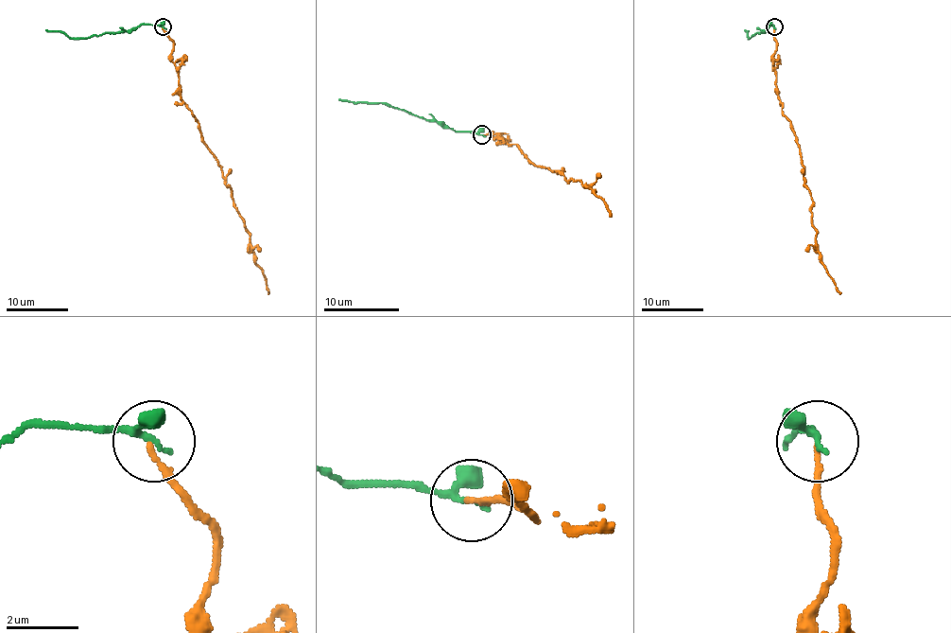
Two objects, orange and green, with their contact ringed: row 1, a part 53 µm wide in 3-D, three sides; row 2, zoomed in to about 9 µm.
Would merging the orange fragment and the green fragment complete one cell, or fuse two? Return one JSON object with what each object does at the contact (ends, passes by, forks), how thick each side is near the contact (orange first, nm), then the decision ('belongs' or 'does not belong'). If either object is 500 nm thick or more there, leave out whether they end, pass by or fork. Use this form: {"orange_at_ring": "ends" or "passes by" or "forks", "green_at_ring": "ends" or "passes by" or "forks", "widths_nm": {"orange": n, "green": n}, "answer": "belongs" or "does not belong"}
{"orange_at_ring": "ends", "green_at_ring": "passes by", "widths_nm": {"orange": 140, "green": 160}, "answer": "does not belong"}

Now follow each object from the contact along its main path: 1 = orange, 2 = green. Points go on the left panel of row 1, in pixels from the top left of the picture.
1: (162, 26), (172, 42), (179, 93), (217, 161), (269, 293)
2: (164, 26), (140, 25), (128, 31), (81, 37), (67, 37), (63, 32), (46, 29)

